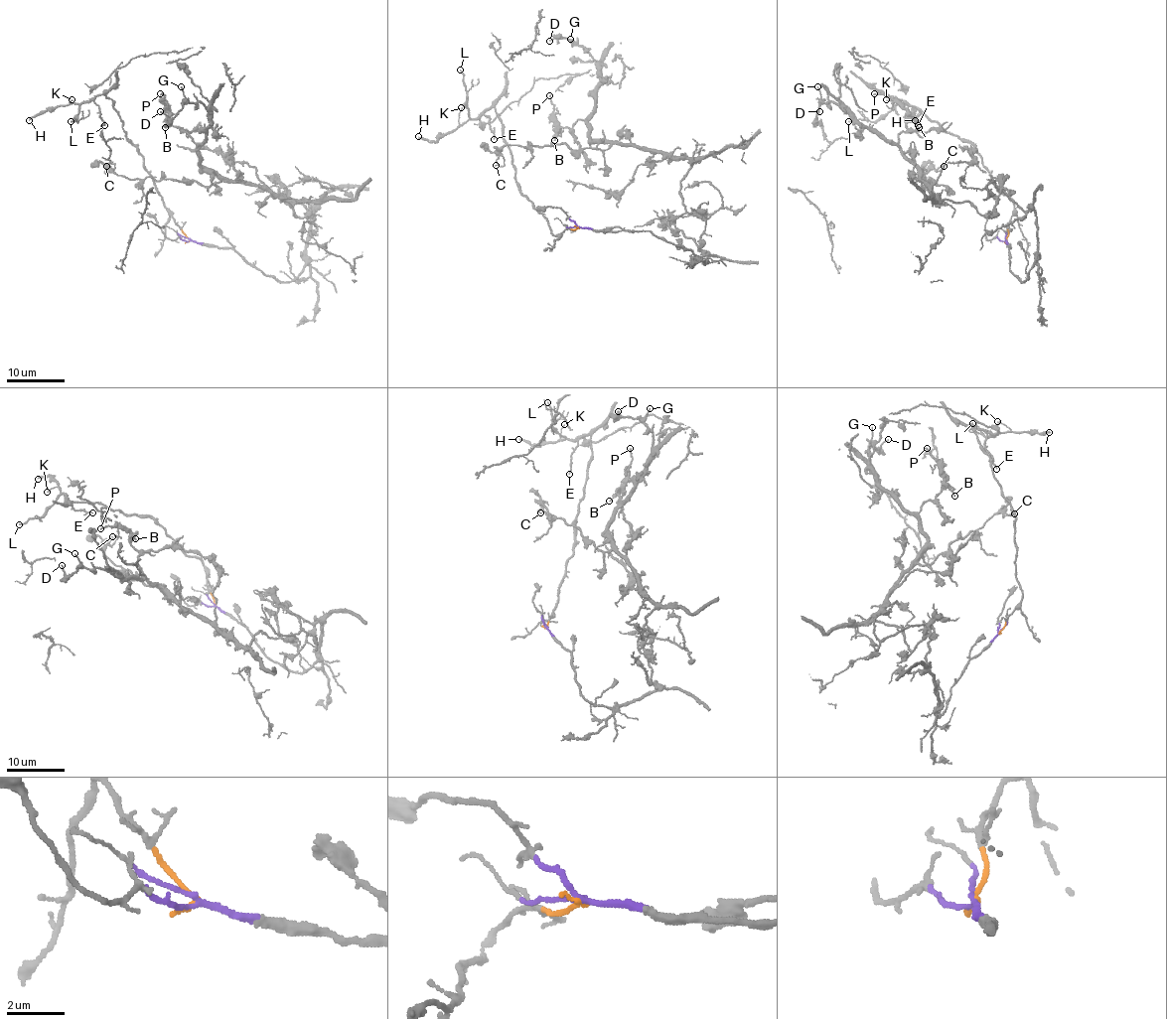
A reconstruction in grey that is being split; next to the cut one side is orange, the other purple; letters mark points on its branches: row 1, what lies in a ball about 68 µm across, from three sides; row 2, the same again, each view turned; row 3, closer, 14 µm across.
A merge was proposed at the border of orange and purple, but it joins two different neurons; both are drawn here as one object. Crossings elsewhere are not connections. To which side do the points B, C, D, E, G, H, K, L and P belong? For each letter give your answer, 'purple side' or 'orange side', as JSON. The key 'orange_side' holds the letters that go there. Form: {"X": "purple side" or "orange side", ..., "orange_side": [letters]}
{"B": "purple side", "C": "purple side", "D": "purple side", "E": "orange side", "G": "purple side", "H": "orange side", "K": "orange side", "L": "orange side", "P": "purple side", "orange_side": ["E", "H", "K", "L"]}

